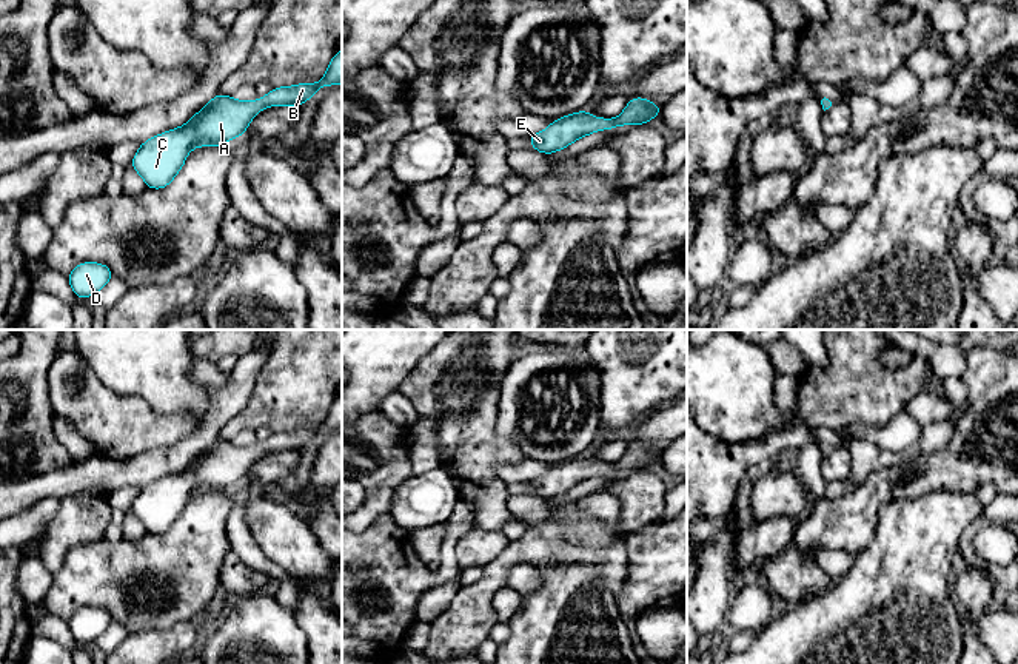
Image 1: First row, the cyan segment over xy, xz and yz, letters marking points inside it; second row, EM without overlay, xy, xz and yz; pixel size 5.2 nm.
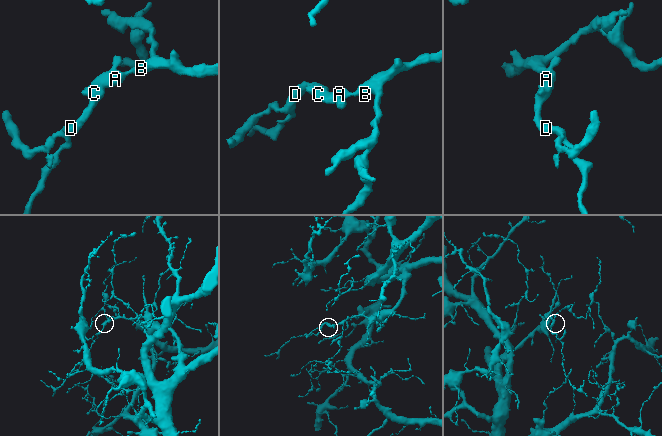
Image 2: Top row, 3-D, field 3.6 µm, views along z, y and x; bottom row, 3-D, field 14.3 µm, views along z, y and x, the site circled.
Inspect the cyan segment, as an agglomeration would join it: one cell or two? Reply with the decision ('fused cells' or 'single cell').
single cell

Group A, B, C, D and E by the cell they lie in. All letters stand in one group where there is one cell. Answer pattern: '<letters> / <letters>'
A B C D E

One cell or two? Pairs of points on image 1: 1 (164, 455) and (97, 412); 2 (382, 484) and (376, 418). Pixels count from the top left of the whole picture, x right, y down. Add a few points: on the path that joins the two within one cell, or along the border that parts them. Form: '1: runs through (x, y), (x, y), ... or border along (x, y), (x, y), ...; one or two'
1: border along (188, 435), (170, 446), (159, 446), (120, 461); two
2: runs through (382, 467), (376, 453), (376, 435); one

